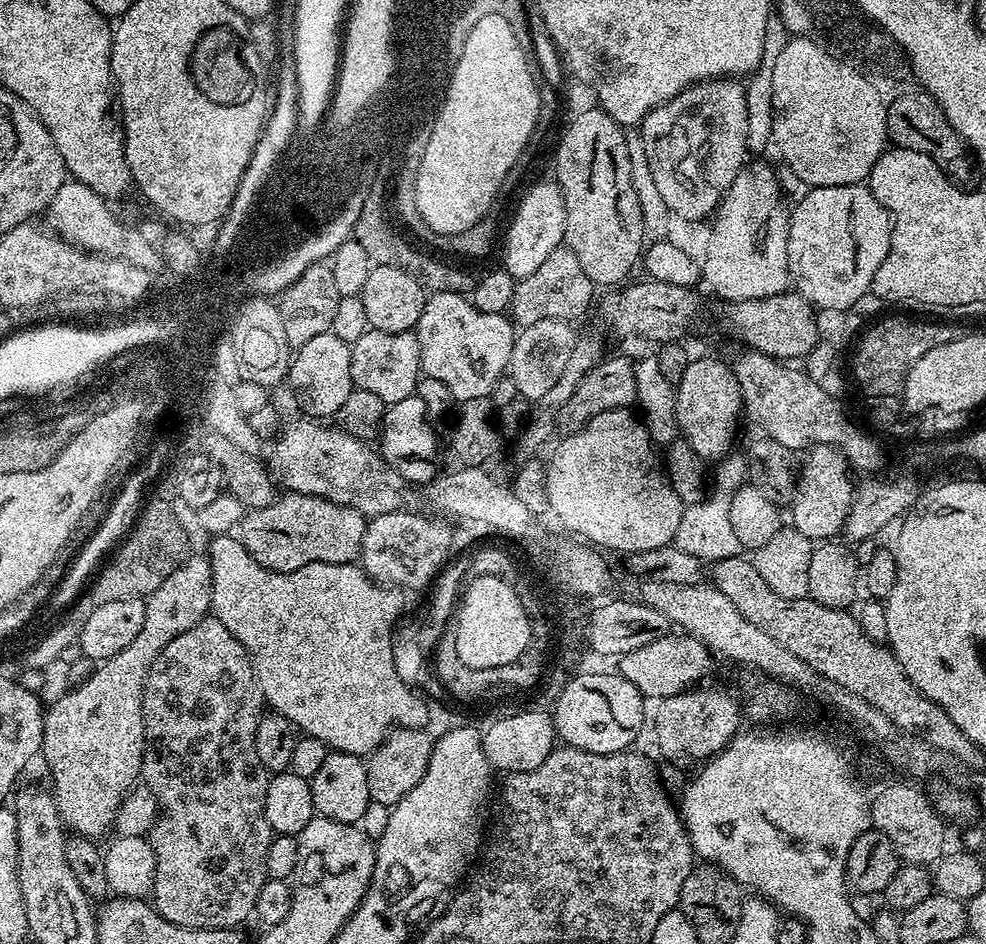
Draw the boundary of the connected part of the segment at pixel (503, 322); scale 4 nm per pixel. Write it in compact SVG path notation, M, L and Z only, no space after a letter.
M432 292L422 306L422 318L418 318L415 334L420 347L420 366L423 375L438 378L457 402L482 400L491 397L495 384L508 372L510 354L514 350L517 329L504 314L486 314L478 310L467 295L459 292Z

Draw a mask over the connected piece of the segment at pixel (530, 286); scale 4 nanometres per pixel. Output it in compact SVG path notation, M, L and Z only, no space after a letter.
M561 246L547 256L546 262L542 262L542 266L534 270L534 274L517 280L510 316L520 328L534 326L534 322L547 320L576 322L576 319L591 306L592 291L593 282L586 278L586 270L582 270L574 250Z

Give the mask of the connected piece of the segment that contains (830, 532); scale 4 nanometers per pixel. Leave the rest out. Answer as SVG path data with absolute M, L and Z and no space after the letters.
M818 444L803 457L798 468L796 489L792 492L791 527L797 528L813 542L828 542L841 535L848 511L852 505L854 491L853 473L848 466L848 459L837 448L828 444Z

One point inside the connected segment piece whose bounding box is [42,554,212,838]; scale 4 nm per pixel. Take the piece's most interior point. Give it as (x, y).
(94, 739)

